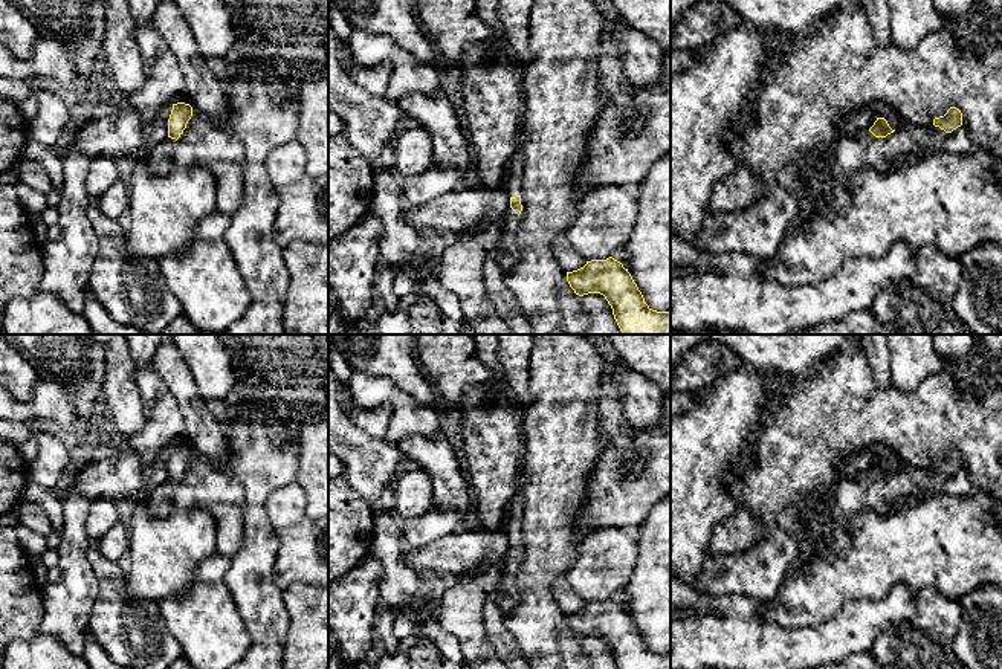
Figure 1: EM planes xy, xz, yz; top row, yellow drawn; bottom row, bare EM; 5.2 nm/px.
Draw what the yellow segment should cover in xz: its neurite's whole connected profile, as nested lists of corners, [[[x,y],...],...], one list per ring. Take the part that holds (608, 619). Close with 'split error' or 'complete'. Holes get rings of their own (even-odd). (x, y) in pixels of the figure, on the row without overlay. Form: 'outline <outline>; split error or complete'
outline [[[613,599],[587,603],[583,609],[567,614],[567,623],[579,638],[603,637],[619,669],[671,669],[671,652],[652,652],[628,611]]]; complete

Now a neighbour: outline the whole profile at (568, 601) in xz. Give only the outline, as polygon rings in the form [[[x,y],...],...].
[[[561,576],[554,582],[554,596],[558,599],[558,603],[561,609],[565,614],[573,614],[587,606],[587,602],[583,602],[567,583],[565,576]]]

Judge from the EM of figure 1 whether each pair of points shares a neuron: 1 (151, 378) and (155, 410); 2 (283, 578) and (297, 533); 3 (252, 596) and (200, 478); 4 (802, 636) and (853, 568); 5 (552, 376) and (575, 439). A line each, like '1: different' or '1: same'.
1: same
2: same
3: different
4: different
5: same

